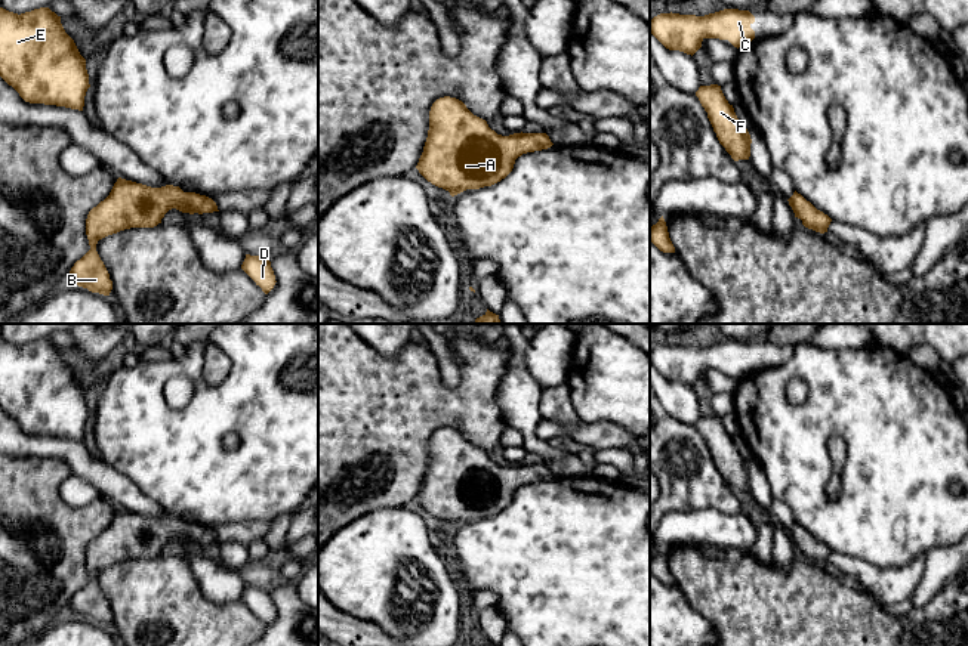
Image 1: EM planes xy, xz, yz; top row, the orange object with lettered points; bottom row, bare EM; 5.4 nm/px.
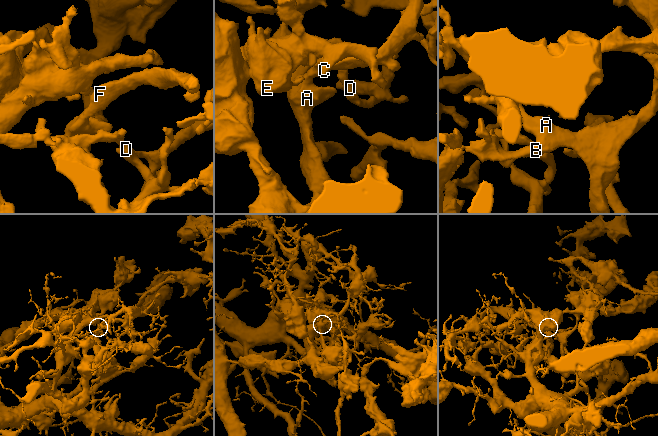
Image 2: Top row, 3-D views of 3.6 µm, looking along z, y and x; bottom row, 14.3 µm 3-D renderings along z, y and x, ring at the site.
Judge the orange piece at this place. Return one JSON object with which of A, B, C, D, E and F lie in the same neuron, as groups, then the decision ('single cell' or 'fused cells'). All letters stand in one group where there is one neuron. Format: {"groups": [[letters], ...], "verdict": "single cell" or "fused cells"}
{"groups": [["A", "B"], ["C", "D", "E", "F"]], "verdict": "fused cells"}

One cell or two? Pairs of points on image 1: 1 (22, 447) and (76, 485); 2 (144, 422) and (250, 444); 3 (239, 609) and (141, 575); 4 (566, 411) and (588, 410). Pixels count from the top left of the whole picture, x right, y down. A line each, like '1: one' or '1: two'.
1: two
2: one
3: one
4: two

